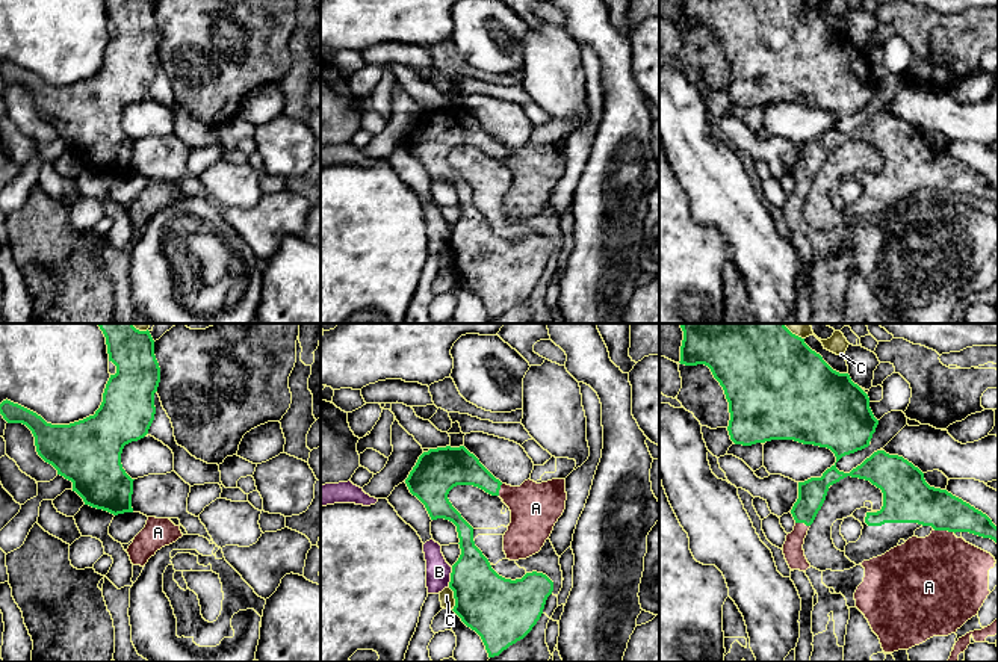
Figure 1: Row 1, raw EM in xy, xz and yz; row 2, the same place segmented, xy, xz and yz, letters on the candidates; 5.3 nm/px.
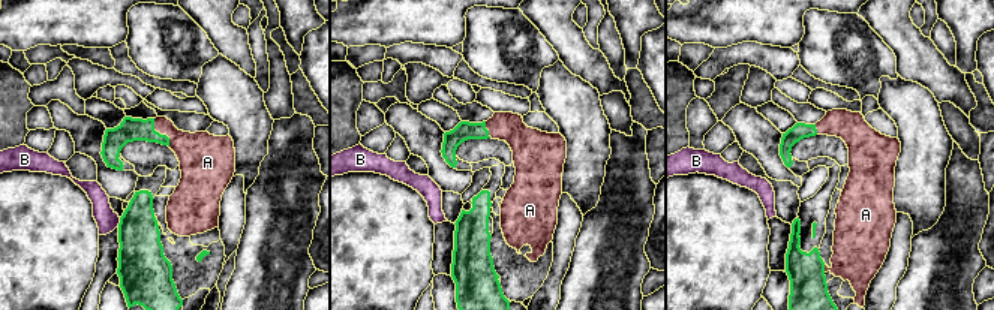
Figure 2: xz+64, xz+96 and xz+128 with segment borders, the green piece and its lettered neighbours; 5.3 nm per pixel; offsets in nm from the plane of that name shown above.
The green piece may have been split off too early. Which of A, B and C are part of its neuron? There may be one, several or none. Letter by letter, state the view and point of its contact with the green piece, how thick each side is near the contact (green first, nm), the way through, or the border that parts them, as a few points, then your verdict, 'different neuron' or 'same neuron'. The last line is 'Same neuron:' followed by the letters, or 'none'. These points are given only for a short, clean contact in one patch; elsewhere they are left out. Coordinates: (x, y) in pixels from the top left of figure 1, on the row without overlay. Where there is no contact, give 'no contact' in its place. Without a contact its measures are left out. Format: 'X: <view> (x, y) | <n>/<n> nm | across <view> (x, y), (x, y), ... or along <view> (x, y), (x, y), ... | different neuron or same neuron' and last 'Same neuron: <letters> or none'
A: yz (944, 191) | 260/460 nm | same neuron
B: xz (451, 239) | 320/130 nm | along xz (452, 228), (448, 248) | different neuron
C: xz (454, 259) | 340/80 nm | different neuron
Same neuron: A

